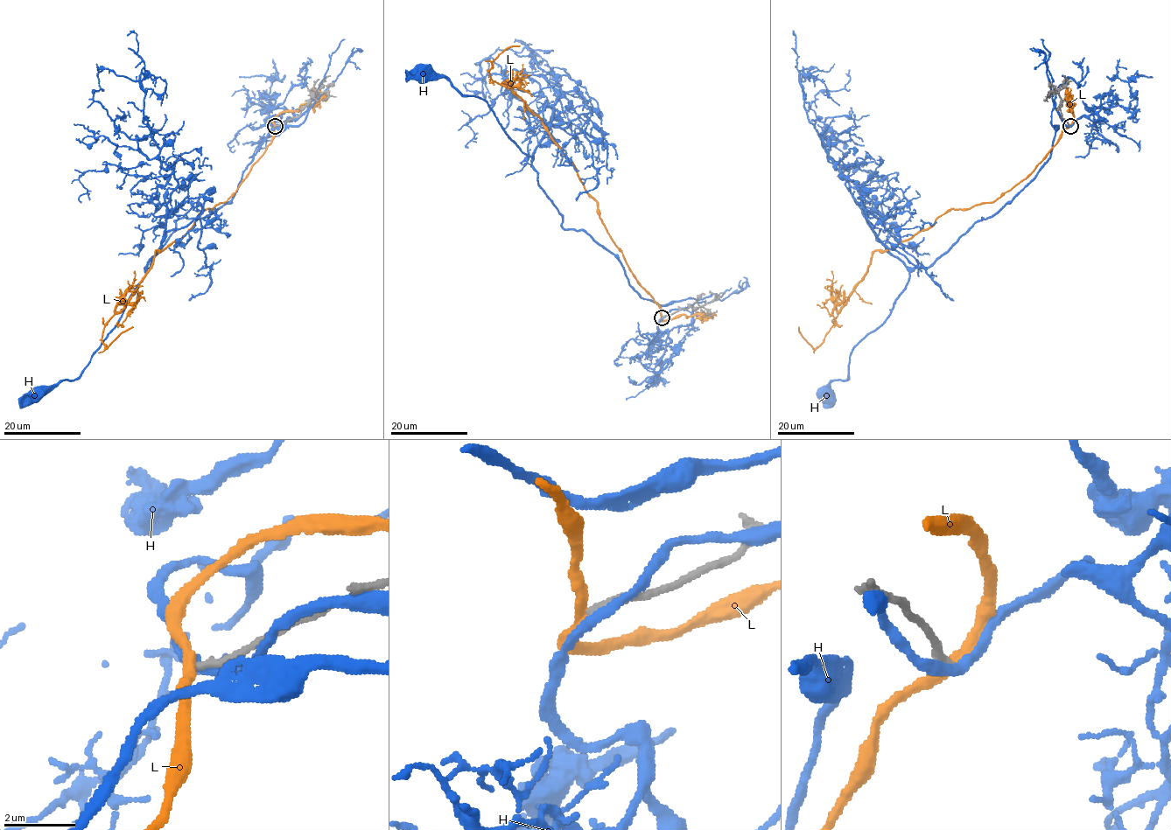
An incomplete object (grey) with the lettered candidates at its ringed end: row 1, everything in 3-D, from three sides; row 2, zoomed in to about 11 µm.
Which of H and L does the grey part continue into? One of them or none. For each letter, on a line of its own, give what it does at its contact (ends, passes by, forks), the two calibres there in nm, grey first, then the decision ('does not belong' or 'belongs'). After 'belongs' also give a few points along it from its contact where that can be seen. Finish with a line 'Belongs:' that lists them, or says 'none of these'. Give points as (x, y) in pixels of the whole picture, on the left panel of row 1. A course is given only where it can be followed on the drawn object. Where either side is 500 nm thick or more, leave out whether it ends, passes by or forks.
H: it passes by; 280 nm thick on the grey side, 280 nm on the other; does not belong
L: it passes by; 200 nm thick on the grey side, 280 nm on the other; does not belong
Belongs: none of these

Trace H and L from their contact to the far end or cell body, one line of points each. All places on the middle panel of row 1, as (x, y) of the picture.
H: (664, 317), (696, 301), (639, 295), (617, 257), (563, 227), (531, 156), (489, 104), (424, 73)
L: (661, 317), (657, 303), (613, 240), (575, 165), (540, 118), (489, 73), (493, 61), (505, 49), (520, 45)

